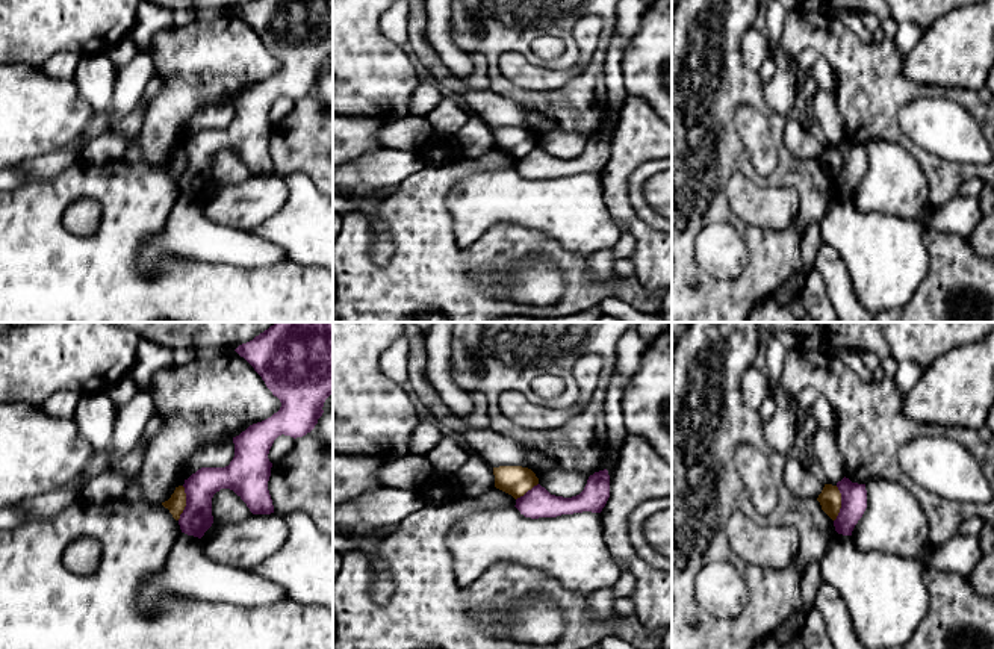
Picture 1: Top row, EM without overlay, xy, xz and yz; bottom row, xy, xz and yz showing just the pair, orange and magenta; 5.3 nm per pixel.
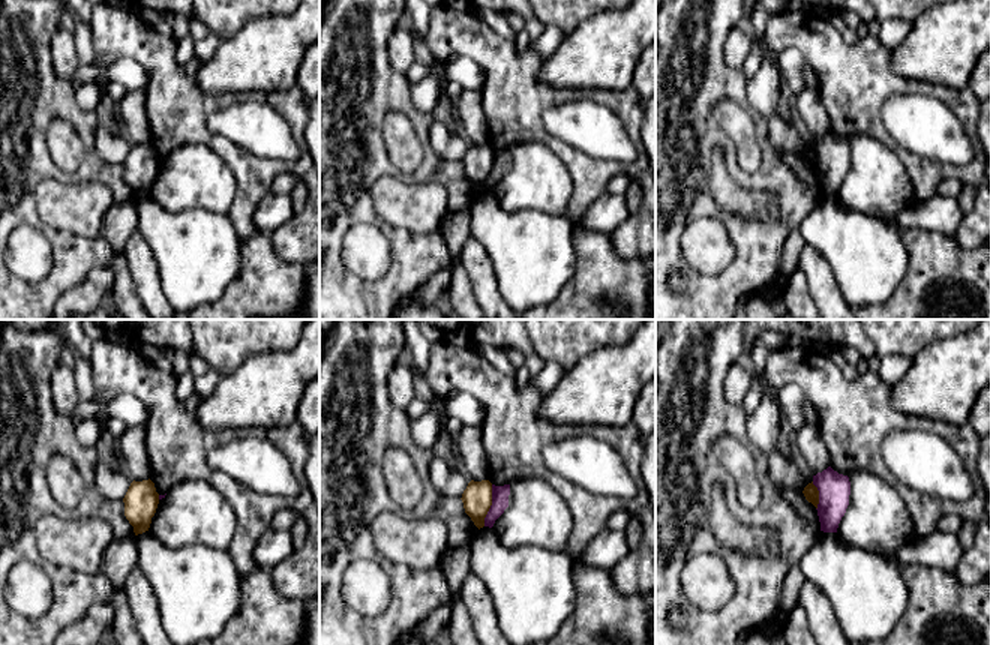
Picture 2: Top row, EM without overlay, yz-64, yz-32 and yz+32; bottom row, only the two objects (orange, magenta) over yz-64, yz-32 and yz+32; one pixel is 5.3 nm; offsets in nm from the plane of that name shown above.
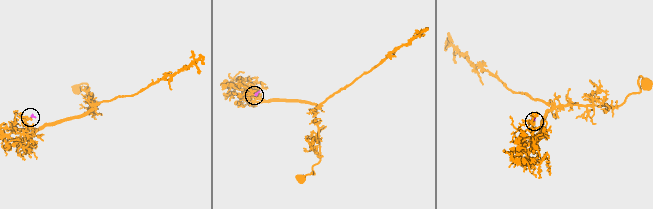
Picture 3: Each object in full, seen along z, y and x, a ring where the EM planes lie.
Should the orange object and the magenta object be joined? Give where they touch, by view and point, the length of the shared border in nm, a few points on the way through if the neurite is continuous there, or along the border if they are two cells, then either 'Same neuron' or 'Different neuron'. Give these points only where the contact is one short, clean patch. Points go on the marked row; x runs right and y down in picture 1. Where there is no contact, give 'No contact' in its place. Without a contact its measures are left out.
Touches orange at yz (840, 504). Shared border 190 nm. Boundary: yz (837, 486), (840, 509), (834, 521). Different neuron

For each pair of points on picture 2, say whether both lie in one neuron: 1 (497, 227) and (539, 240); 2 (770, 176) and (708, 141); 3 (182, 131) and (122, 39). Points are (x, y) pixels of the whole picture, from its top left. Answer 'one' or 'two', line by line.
1: one
2: one
3: one

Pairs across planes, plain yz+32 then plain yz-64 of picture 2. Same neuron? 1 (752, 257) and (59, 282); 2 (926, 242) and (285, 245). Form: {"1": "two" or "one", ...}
{"1": "one", "2": "two"}

